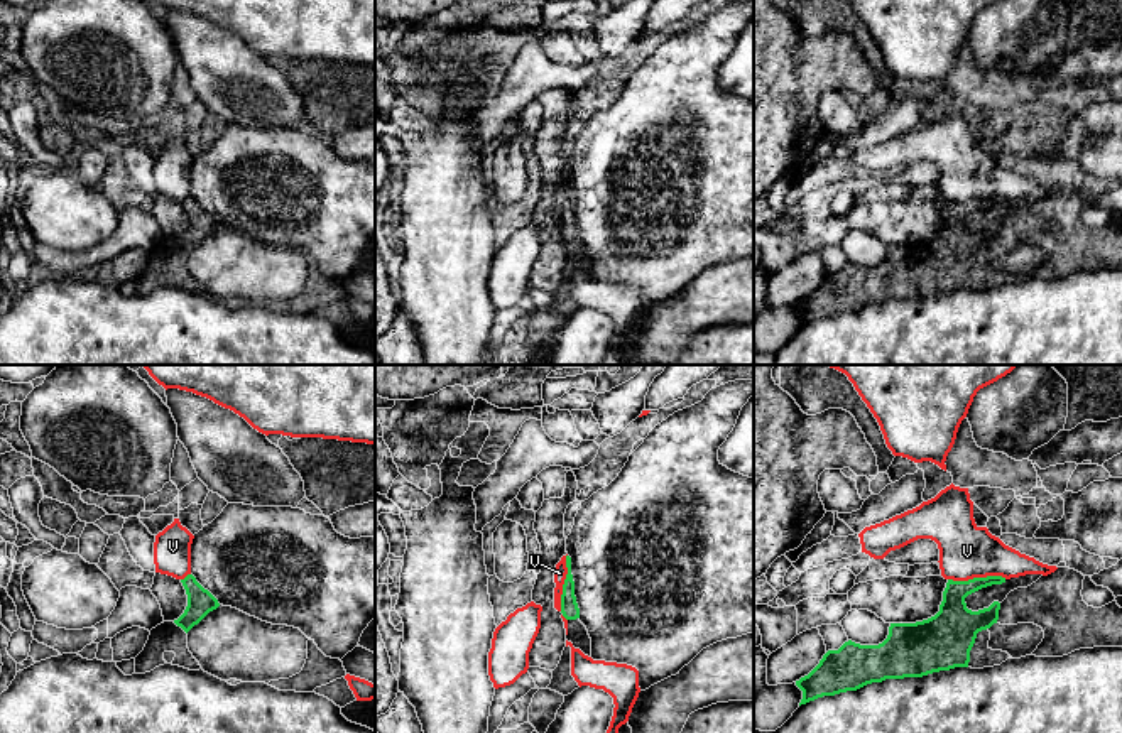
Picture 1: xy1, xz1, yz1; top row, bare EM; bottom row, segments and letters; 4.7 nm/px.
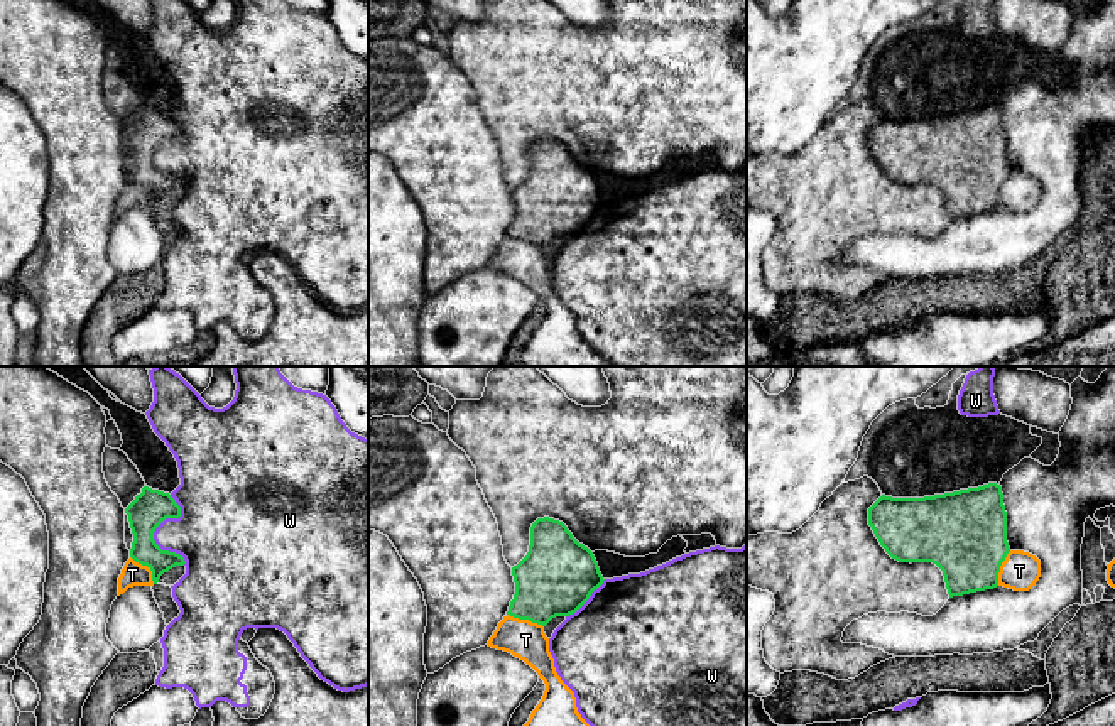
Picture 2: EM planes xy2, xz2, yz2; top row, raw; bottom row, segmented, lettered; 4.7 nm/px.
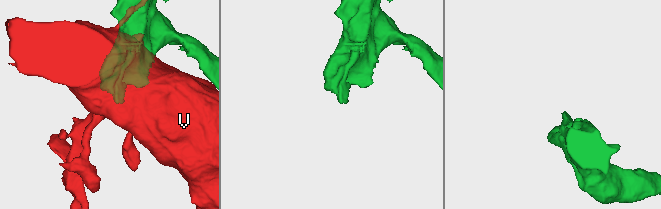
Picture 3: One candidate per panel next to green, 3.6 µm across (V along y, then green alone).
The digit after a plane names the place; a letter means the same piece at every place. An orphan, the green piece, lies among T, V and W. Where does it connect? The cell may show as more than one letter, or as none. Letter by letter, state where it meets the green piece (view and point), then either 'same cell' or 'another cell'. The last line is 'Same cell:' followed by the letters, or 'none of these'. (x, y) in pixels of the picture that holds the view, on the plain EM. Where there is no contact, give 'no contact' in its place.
T: contact xz2 (526, 240); another cell
V: contact yz1 (977, 200); another cell
W: contact xy2 (154, 152); another cell
Same cell: none of these

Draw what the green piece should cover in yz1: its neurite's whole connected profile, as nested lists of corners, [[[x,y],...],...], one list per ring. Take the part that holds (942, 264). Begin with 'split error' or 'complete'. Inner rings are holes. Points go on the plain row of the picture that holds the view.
complete; [[[1002,198],[948,201],[934,238],[916,245],[891,245],[887,260],[879,267],[848,262],[838,272],[828,272],[808,297],[796,302],[803,312],[799,328],[885,301],[923,299],[968,289],[977,255],[997,245],[1000,225],[972,233],[965,220],[1002,204]]]

